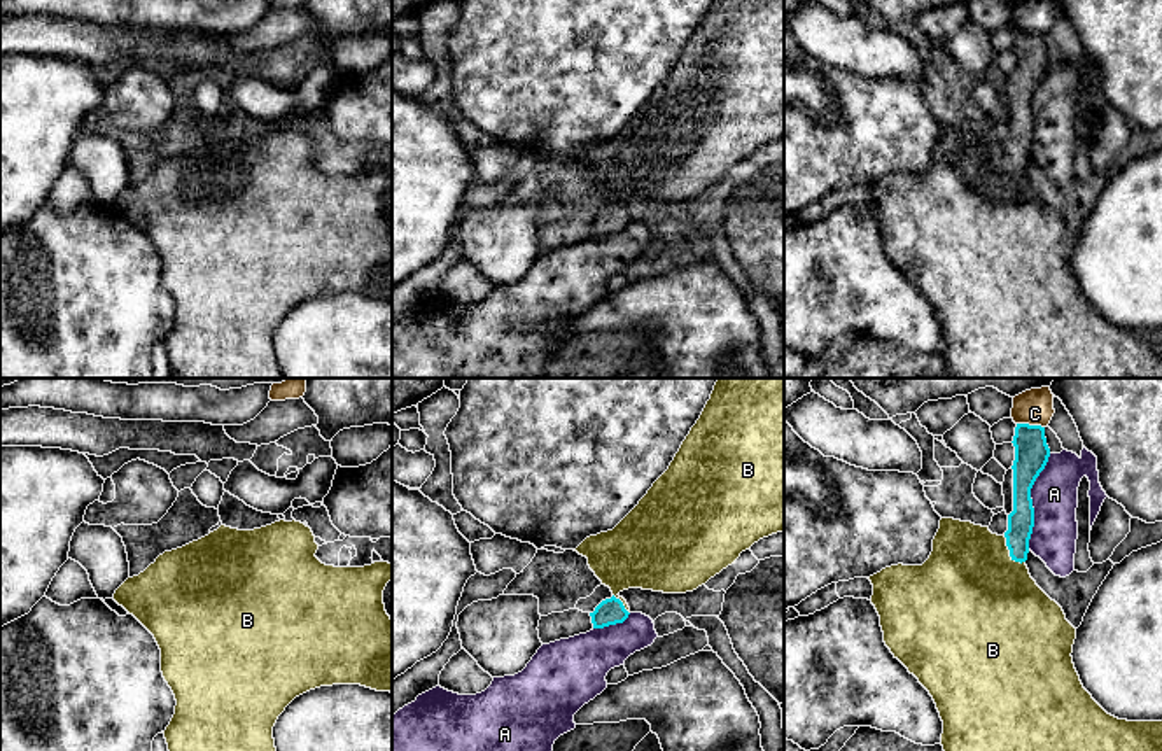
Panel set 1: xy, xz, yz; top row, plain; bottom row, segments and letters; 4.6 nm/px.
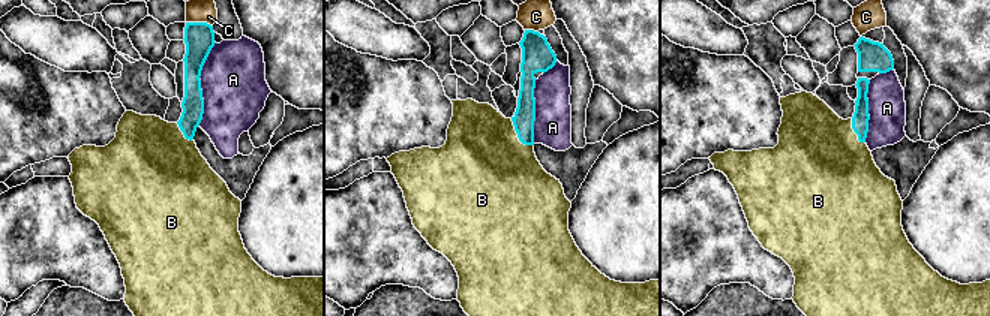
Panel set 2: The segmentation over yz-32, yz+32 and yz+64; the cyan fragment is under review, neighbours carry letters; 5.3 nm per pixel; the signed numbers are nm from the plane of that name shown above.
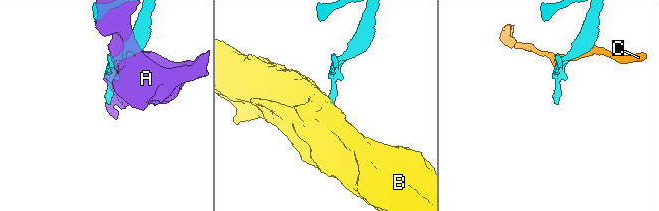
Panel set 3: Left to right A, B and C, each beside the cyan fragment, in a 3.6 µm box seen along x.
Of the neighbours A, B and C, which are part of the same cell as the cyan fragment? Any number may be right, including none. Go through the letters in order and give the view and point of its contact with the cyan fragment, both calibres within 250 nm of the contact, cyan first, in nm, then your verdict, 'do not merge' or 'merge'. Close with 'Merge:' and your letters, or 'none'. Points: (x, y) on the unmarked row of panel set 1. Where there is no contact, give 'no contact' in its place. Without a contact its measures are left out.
A: yz (1031, 109) | 160/220 nm | do not merge
B: yz (1010, 160) | 120/480 nm | merge
C: yz (1031, 34) | 160/160 nm | do not merge
Merge: B

